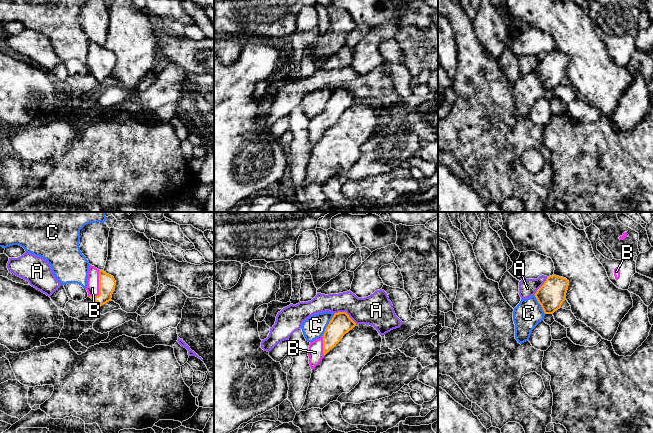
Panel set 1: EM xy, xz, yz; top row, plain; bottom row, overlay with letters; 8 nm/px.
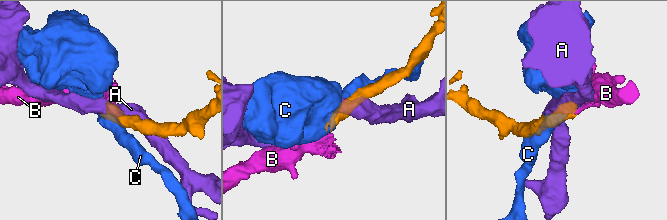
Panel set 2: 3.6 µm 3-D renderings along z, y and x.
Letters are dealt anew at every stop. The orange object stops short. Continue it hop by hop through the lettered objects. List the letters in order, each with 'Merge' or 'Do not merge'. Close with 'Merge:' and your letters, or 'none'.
A: Do not merge
B: Merge
C: Do not merge
Merge: B

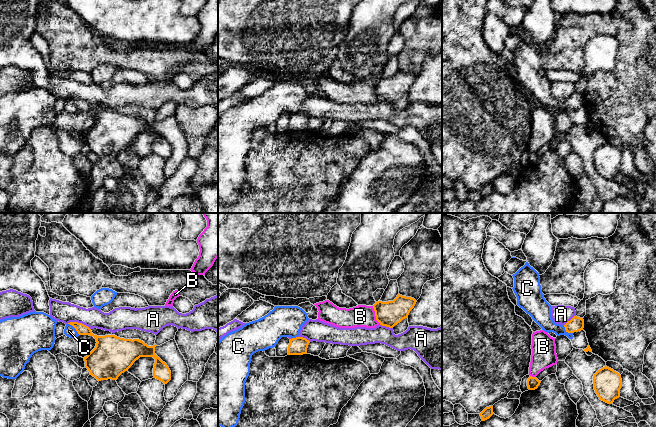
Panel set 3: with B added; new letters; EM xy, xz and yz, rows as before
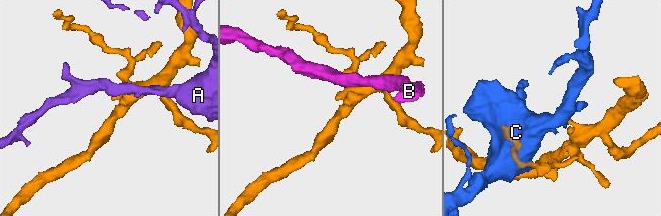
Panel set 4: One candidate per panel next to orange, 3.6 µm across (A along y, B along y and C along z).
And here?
A: Do not merge
B: Do not merge
C: Do not merge
Merge: none

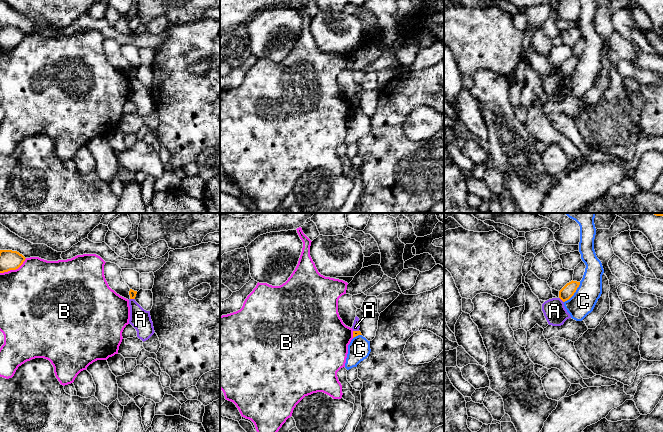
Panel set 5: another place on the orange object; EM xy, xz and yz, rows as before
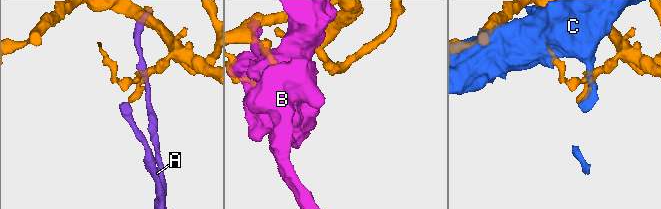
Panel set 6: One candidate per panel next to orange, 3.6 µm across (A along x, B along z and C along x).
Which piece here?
A: Do not merge
B: Do not merge
C: Do not merge
Merge: none

